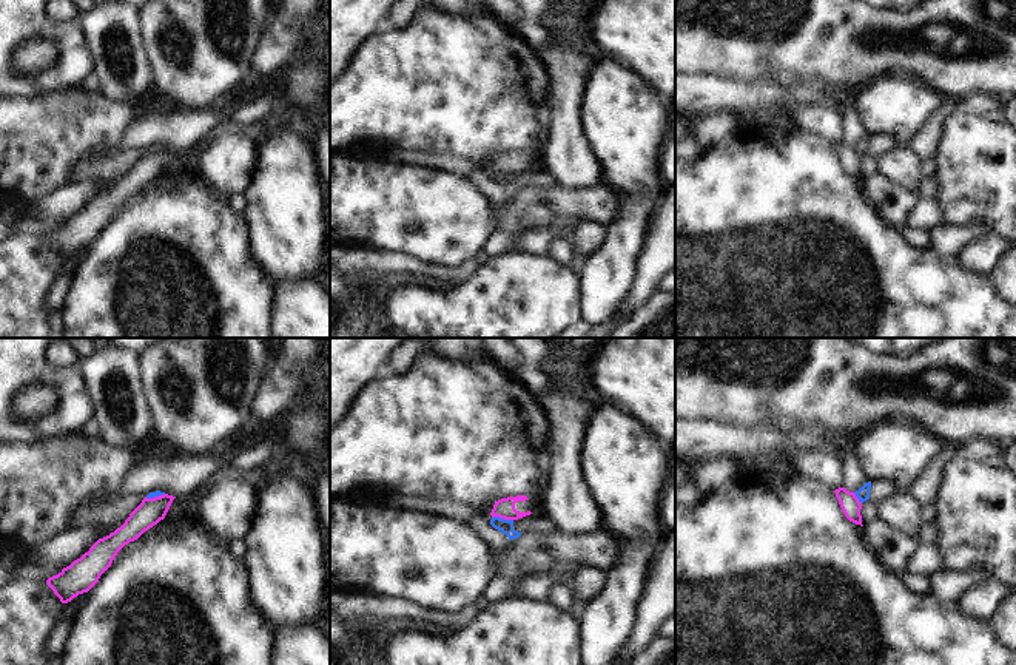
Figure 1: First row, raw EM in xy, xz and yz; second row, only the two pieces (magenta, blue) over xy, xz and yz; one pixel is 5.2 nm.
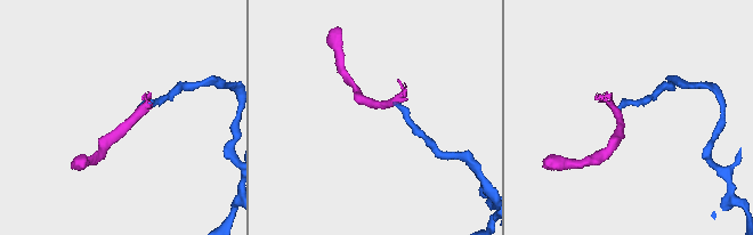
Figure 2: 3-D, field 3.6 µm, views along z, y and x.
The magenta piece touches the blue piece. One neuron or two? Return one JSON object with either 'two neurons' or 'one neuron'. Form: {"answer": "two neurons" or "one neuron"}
{"answer": "two neurons"}

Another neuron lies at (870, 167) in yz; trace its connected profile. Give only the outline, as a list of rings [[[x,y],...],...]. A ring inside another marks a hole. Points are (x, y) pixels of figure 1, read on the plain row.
[[[870,153],[862,157],[860,164],[862,170],[862,179],[870,179],[871,176],[876,176],[879,173],[879,162],[876,157],[873,157]]]

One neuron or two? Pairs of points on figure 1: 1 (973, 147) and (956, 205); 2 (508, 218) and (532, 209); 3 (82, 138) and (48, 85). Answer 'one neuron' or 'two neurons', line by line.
1: one neuron
2: one neuron
3: two neurons

